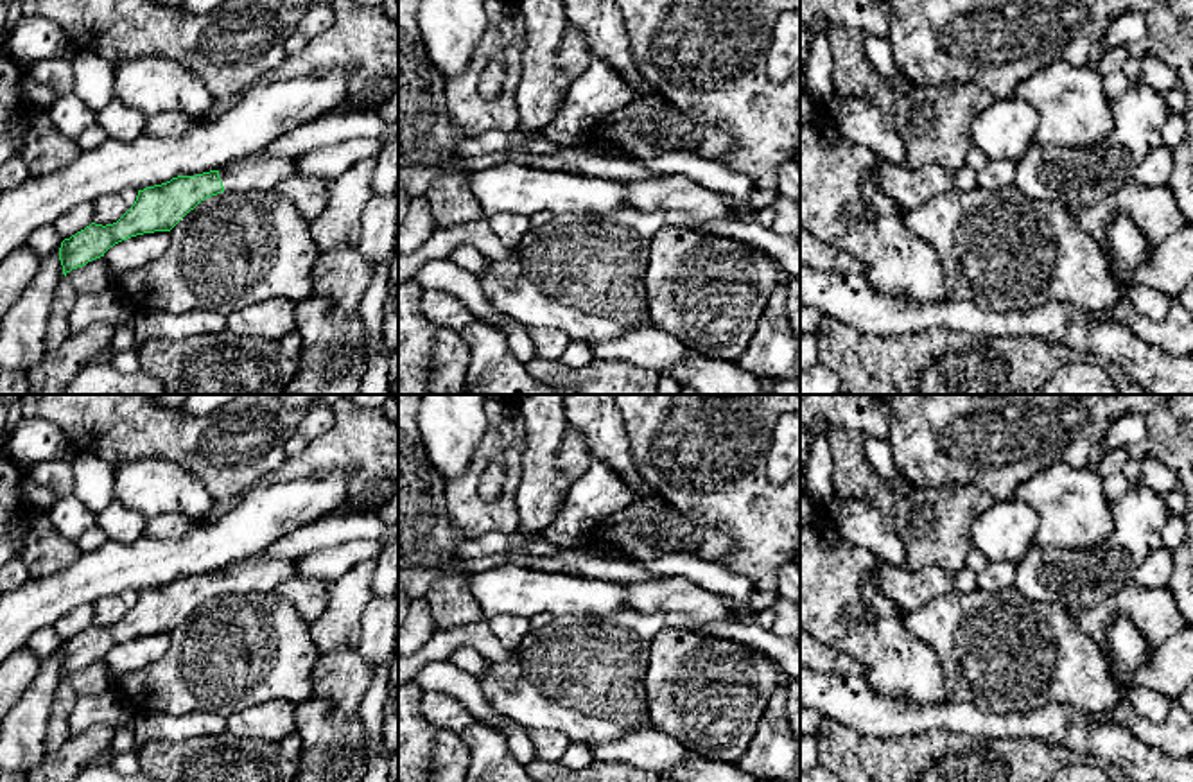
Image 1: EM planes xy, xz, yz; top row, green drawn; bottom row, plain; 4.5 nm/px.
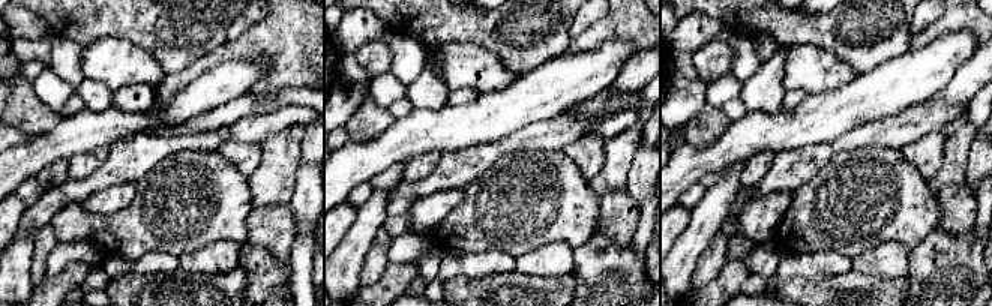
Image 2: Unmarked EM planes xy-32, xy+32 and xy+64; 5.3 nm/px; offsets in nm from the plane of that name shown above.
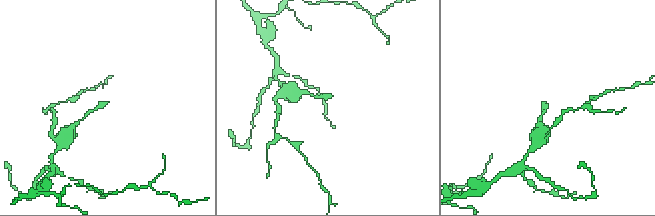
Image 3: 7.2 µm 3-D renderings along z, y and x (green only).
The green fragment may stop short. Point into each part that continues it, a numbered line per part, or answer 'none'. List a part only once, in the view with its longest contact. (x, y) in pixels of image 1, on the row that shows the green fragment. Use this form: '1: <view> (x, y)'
1: xy (255, 173)

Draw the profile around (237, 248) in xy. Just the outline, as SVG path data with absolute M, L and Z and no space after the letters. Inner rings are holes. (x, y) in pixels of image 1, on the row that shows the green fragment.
M224 190L206 197L169 235L169 248L140 269L117 276L100 256L66 273L66 280L77 294L122 292L138 314L203 308L228 316L271 298L298 305L312 296L312 273L321 251L309 221L276 190Z

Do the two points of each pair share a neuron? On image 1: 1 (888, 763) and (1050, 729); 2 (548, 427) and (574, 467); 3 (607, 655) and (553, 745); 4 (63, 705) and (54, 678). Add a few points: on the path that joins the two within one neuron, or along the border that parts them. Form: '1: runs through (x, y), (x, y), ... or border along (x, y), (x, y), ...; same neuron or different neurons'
1: border along (969, 734), (1032, 736), (1052, 745); different neurons
2: border along (566, 424), (558, 469), (571, 483); different neurons
3: border along (528, 729), (557, 729), (573, 741); different neurons
4: border along (65, 678), (58, 686), (45, 727); different neurons

